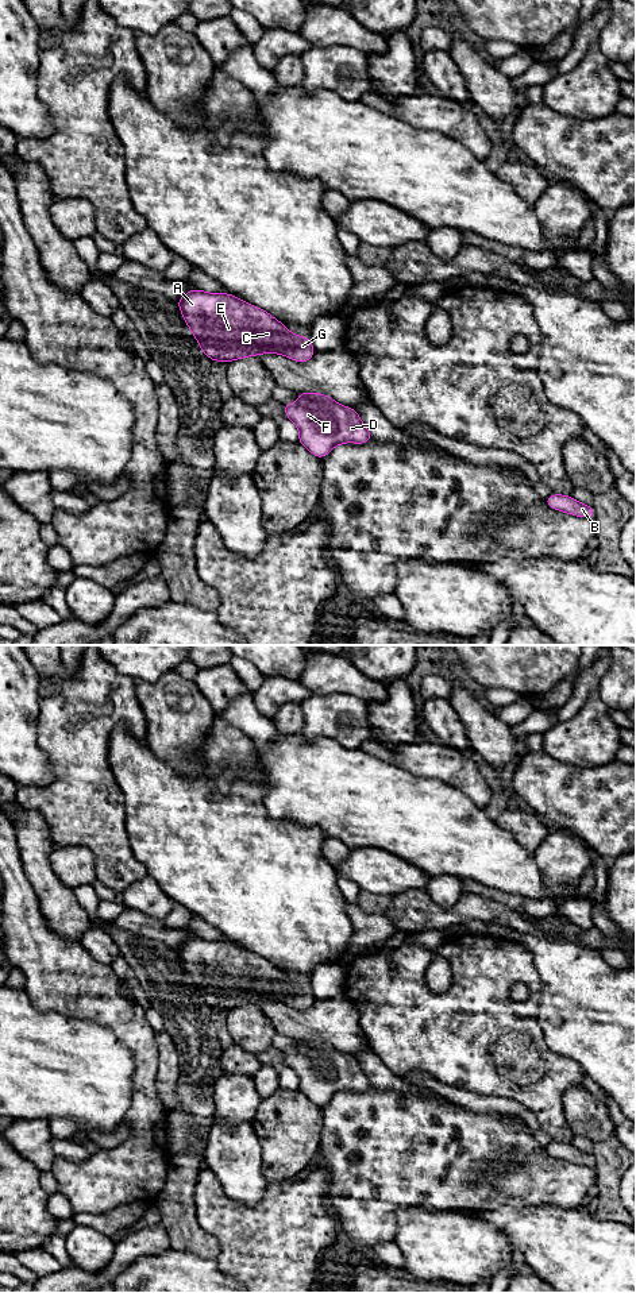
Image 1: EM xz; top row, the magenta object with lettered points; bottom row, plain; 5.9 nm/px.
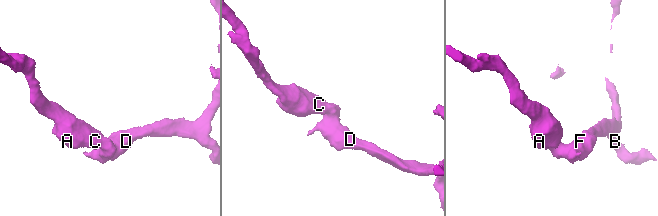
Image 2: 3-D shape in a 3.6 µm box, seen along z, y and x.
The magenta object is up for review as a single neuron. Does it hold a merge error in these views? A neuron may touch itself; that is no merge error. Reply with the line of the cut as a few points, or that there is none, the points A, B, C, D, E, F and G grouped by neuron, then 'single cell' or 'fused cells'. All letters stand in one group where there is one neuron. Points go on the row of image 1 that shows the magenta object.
cut none; groups A B C D E F G; single cell

